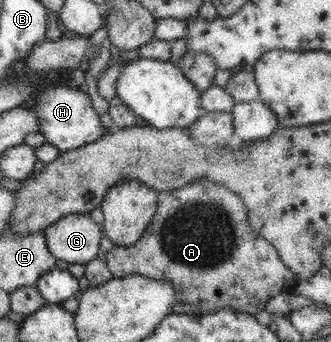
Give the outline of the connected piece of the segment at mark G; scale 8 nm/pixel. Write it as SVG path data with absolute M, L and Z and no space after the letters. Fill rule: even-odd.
M71 214L43 230L47 249L56 259L68 264L87 264L97 257L102 227L89 214Z

